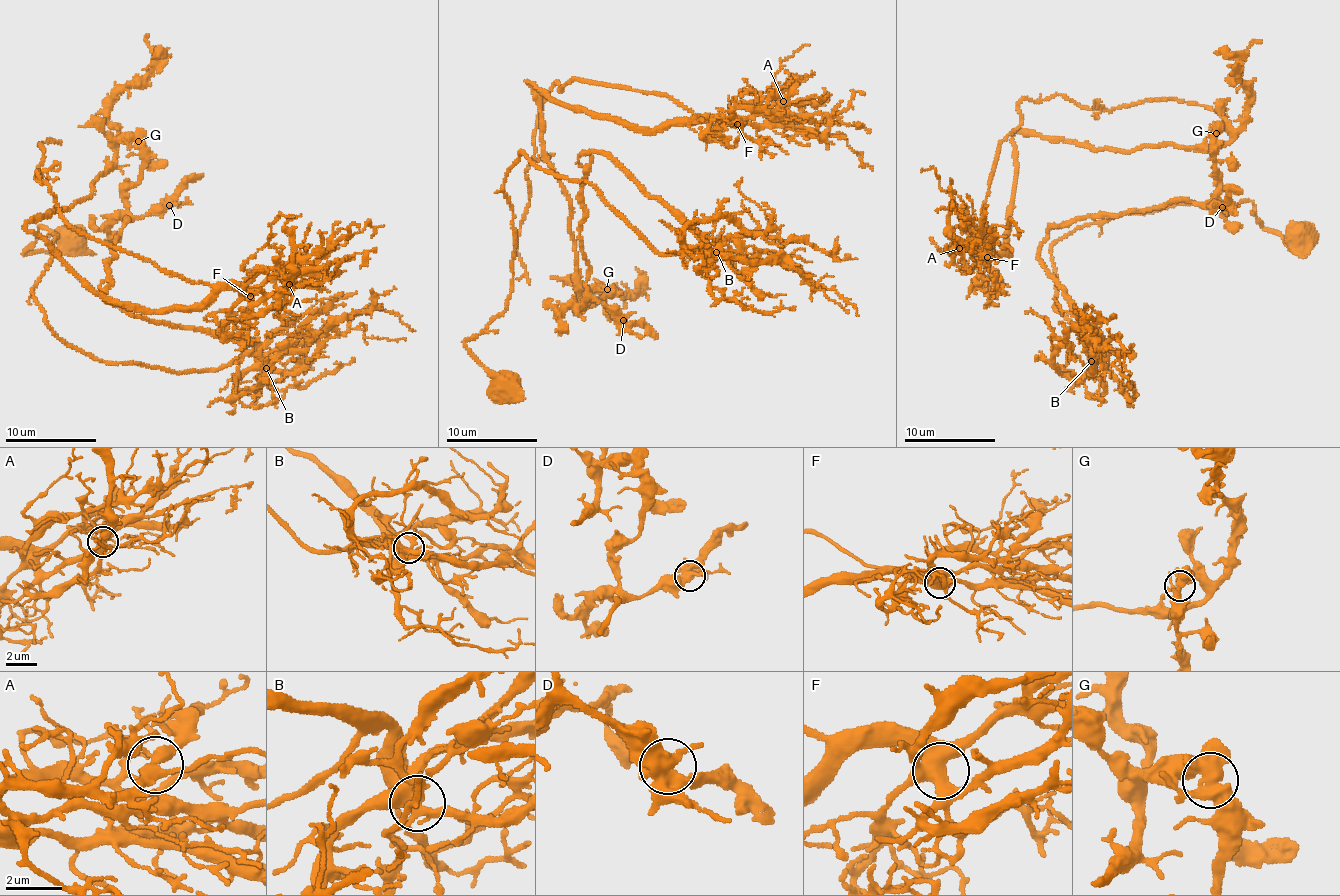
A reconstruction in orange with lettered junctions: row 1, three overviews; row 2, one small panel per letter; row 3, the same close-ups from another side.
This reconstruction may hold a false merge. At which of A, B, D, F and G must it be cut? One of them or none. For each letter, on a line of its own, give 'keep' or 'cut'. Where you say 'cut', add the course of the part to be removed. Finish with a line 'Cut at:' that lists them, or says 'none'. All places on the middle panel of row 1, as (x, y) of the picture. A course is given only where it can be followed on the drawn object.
A: keep
B: keep
D: keep
F: keep
G: cut | (606, 289), (579, 299), (528, 81), (635, 129), (702, 118), (572, 80), (525, 174), (529, 284)
Cut at: G

